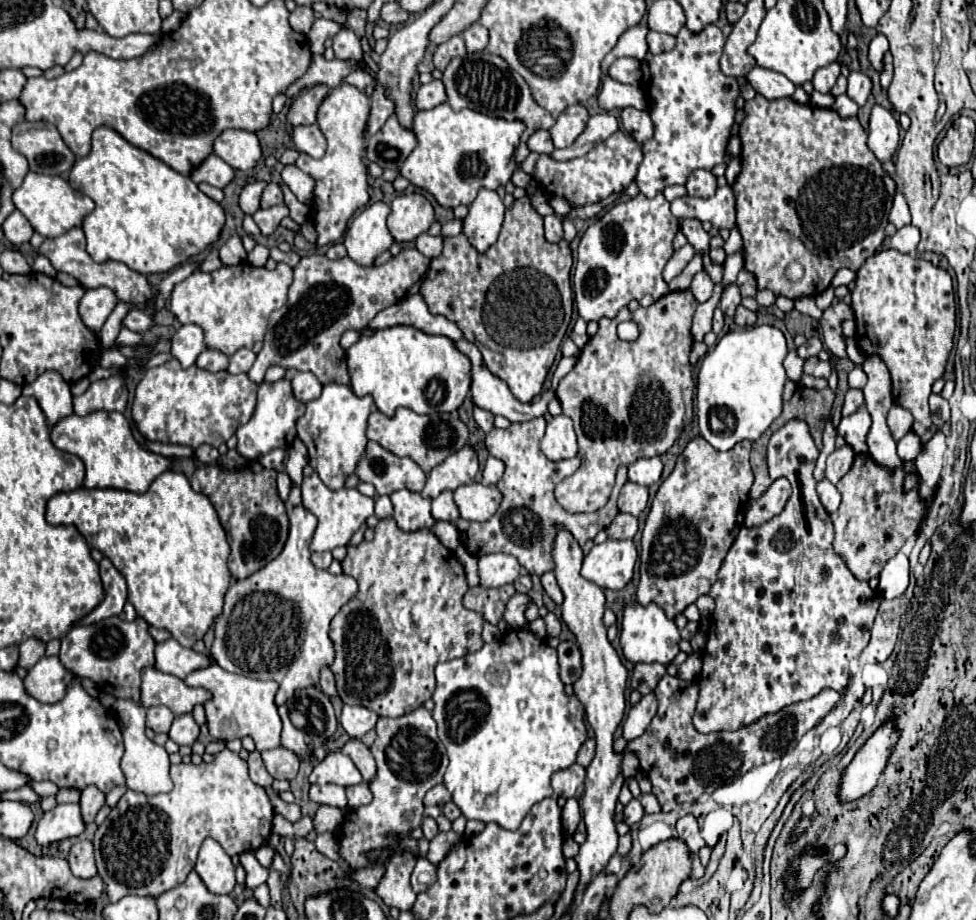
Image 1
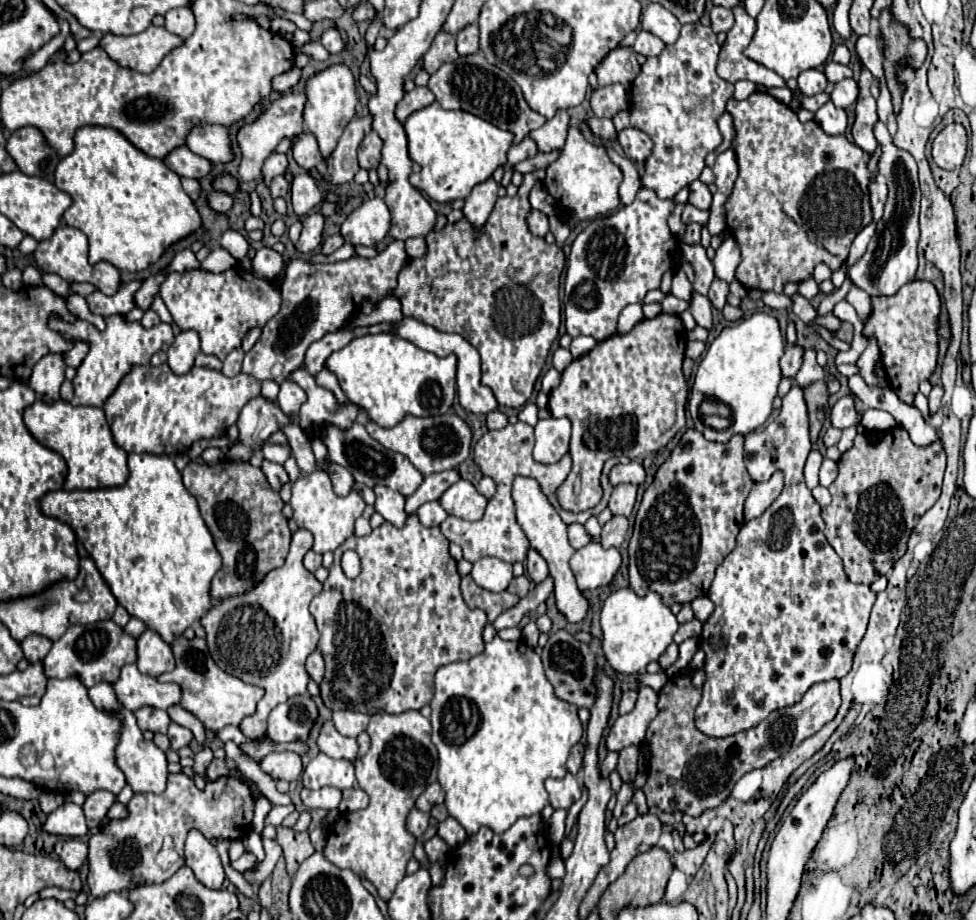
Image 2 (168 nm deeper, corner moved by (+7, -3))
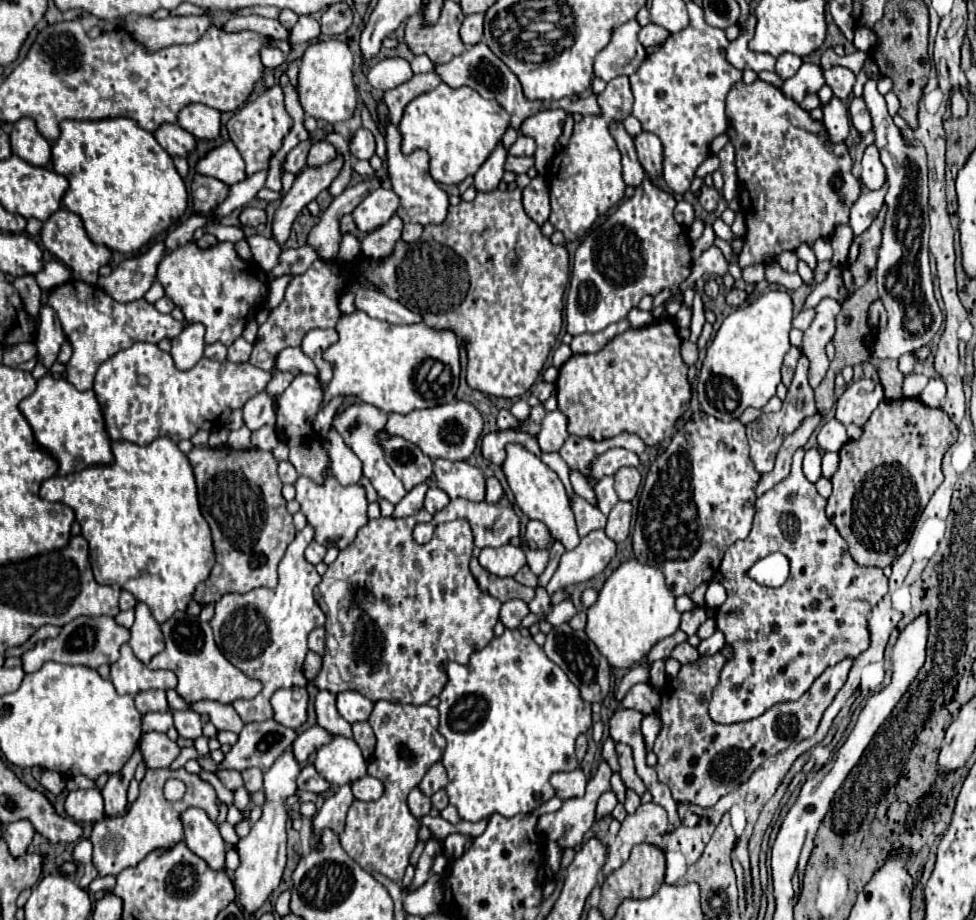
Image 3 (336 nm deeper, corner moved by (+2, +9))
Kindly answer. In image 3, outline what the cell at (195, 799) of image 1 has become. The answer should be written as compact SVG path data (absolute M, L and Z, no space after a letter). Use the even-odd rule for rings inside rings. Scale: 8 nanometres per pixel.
M185 768L179 770L147 770L145 778L141 780L141 792L139 798L131 804L131 808L115 818L105 816L103 820L95 822L93 832L91 832L91 840L93 840L93 864L99 872L99 876L107 876L113 874L117 876L121 870L137 866L149 852L157 850L157 848L171 848L177 842L183 840L183 826L179 820L179 814L191 806L203 808L211 820L217 820L219 816L219 798L213 790L213 786L205 780L201 780L195 774L189 774ZM169 778L179 778L185 782L187 792L179 802L169 802L163 796L163 786Z

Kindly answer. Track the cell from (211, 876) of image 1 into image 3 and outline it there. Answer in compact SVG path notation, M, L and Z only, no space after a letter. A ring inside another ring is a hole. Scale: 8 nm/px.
M187 808L181 814L183 824L183 842L201 856L213 870L221 870L225 866L227 844L219 834L217 824L205 814L201 808Z

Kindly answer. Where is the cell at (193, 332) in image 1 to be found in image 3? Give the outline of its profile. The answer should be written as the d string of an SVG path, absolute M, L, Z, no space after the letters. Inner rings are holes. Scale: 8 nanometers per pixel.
M189 324L171 344L171 356L173 362L179 370L189 370L193 368L201 358L203 358L203 334L205 326L203 324Z

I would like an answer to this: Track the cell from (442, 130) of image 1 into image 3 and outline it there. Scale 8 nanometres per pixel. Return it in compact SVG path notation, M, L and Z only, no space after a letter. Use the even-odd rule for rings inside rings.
M441 82L435 90L413 98L399 122L401 150L411 154L417 148L425 148L431 156L431 170L441 184L459 184L465 176L473 176L479 166L489 158L499 138L509 128L507 110L493 100L481 98L473 88L451 88Z

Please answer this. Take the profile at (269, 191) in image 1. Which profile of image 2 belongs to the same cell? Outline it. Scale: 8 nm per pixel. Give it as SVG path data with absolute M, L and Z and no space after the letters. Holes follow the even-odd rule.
M276 176L272 182L270 182L270 186L268 186L268 190L270 190L270 196L272 198L278 198L278 196L286 196L286 180L284 180L284 176Z

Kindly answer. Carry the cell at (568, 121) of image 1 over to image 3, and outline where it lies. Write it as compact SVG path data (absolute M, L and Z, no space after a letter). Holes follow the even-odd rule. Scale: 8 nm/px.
M543 110L543 112L529 116L519 128L519 134L531 136L537 142L535 168L541 176L545 176L547 164L551 162L555 154L555 144L563 132L565 118L567 114L563 110Z

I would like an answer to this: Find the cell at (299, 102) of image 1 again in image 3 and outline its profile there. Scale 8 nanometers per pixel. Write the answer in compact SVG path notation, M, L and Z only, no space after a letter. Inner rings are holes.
M279 84L267 88L253 102L241 106L231 116L231 120L227 122L227 130L229 130L229 136L231 136L233 144L237 146L237 150L241 152L241 156L245 160L247 178L269 166L269 158L281 148L281 142L287 136L287 132L291 130L291 126L293 126L293 120L285 110L283 90L281 90Z

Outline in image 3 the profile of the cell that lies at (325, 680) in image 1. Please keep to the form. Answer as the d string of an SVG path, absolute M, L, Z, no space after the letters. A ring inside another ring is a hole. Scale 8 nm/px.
M323 626L309 634L309 650L323 656L323 652L325 652L325 628Z

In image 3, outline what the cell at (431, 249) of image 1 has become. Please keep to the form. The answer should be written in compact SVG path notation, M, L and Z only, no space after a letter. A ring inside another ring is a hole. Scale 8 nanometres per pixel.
M405 224L405 226L403 226L403 236L401 236L401 240L405 240L405 242L415 242L415 240L421 236L421 232L423 232L423 226L421 226L421 224Z

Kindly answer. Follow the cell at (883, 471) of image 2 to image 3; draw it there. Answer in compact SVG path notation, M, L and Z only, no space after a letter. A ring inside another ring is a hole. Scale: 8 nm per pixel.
M899 398L883 400L863 426L863 436L859 440L849 440L839 450L841 460L839 470L831 478L833 494L827 500L827 518L849 544L849 554L857 564L885 568L905 552L917 518L943 482L941 460L955 440L957 426L941 408L931 408L917 398Z

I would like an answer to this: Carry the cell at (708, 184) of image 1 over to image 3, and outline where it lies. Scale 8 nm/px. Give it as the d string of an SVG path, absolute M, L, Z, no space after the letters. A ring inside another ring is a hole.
M703 184L699 204L701 204L707 212L715 212L715 210L717 210L717 202L719 202L719 192L717 192L715 188L707 188L707 186Z

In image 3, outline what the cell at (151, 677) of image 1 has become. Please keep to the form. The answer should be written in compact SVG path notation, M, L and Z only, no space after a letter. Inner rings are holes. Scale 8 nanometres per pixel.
M129 644L121 646L121 656L117 662L111 664L111 678L109 678L119 694L137 694L141 690L151 688L175 688L177 676L171 670L149 670L141 660L135 658Z

